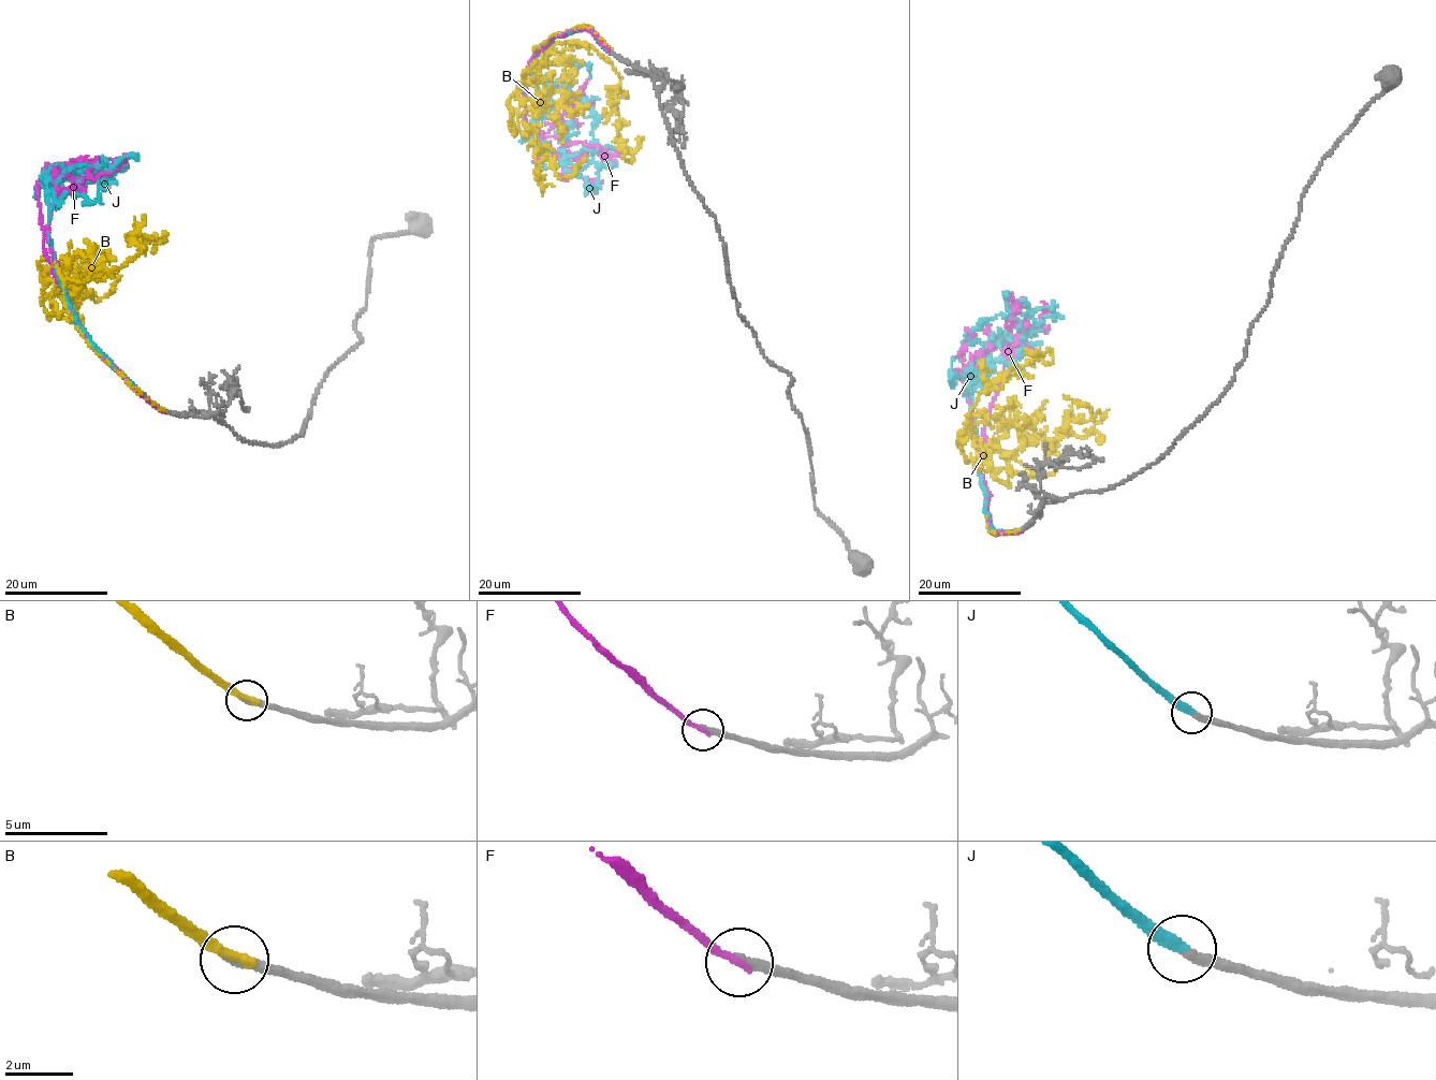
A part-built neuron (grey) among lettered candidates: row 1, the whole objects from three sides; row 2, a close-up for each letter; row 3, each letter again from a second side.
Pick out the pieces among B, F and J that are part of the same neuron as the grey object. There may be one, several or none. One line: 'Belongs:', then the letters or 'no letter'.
Belongs: J

